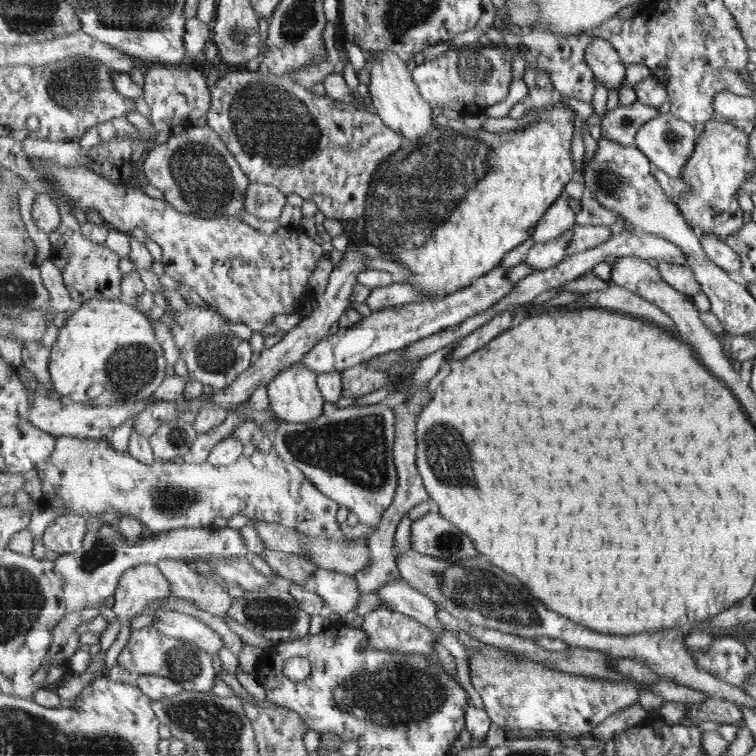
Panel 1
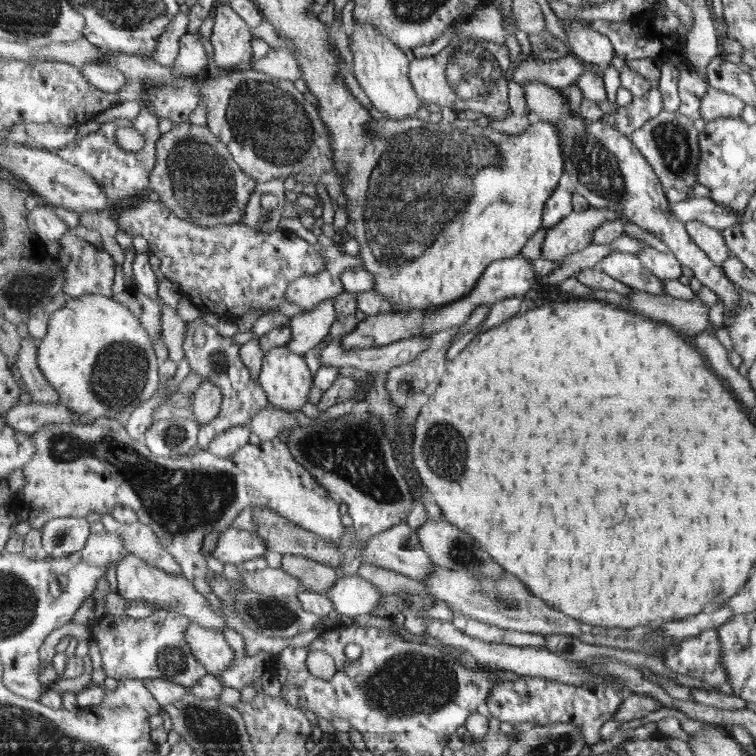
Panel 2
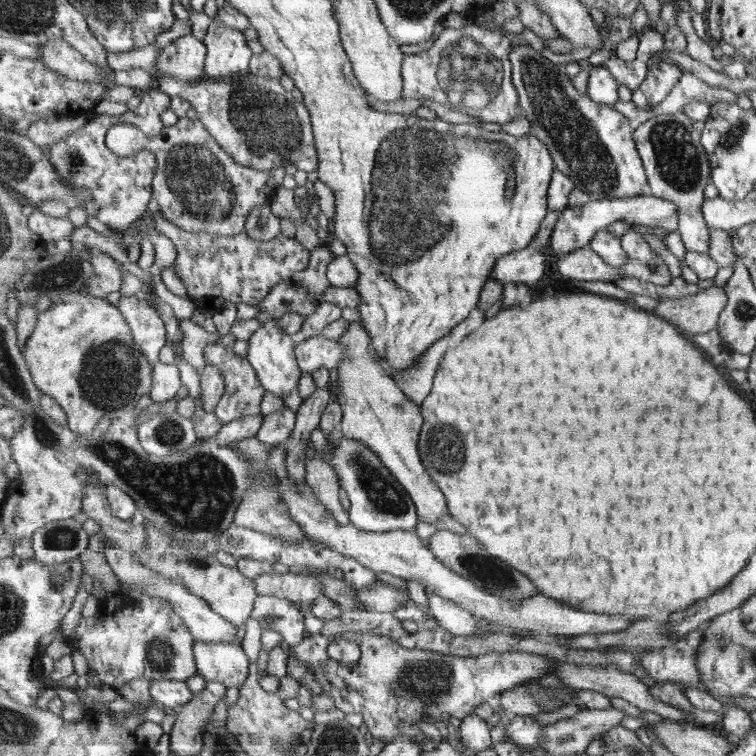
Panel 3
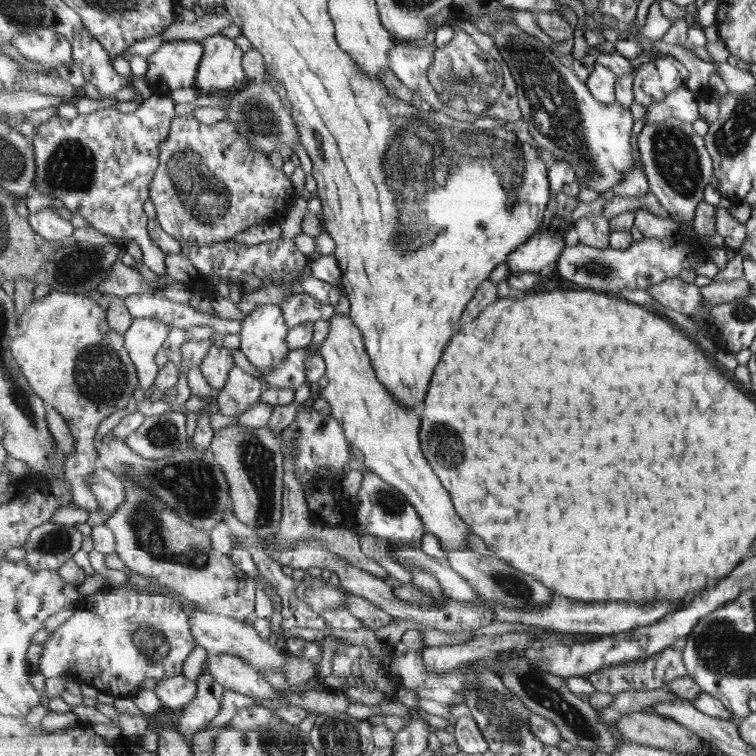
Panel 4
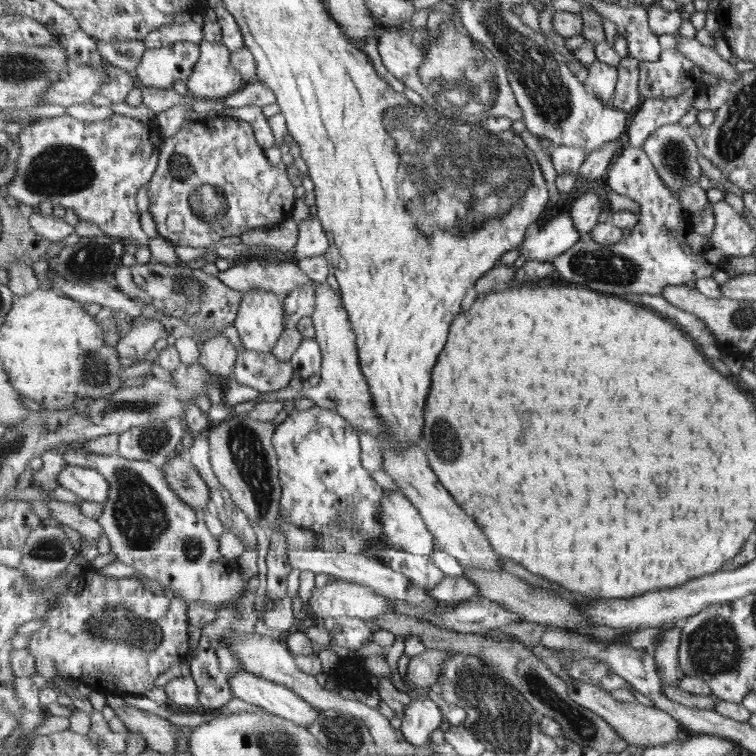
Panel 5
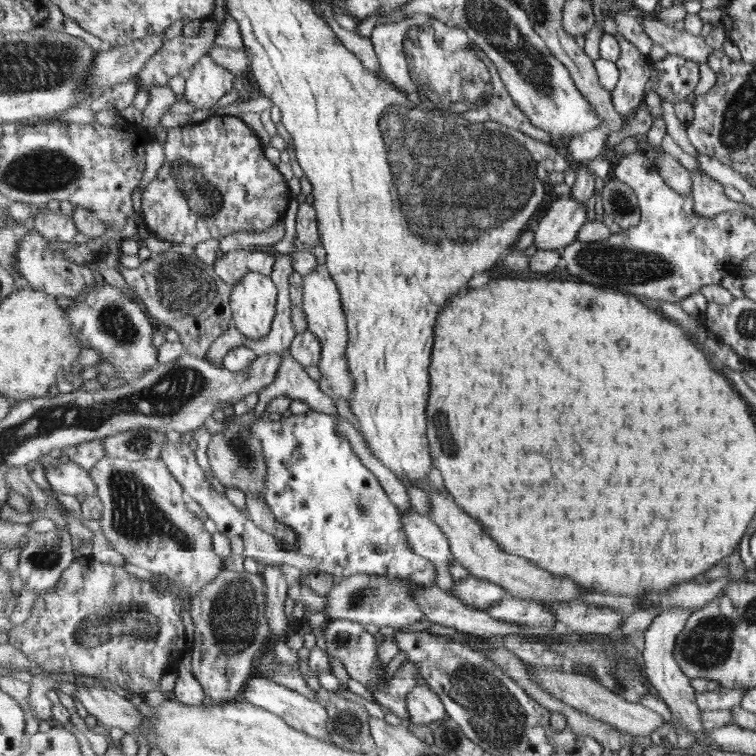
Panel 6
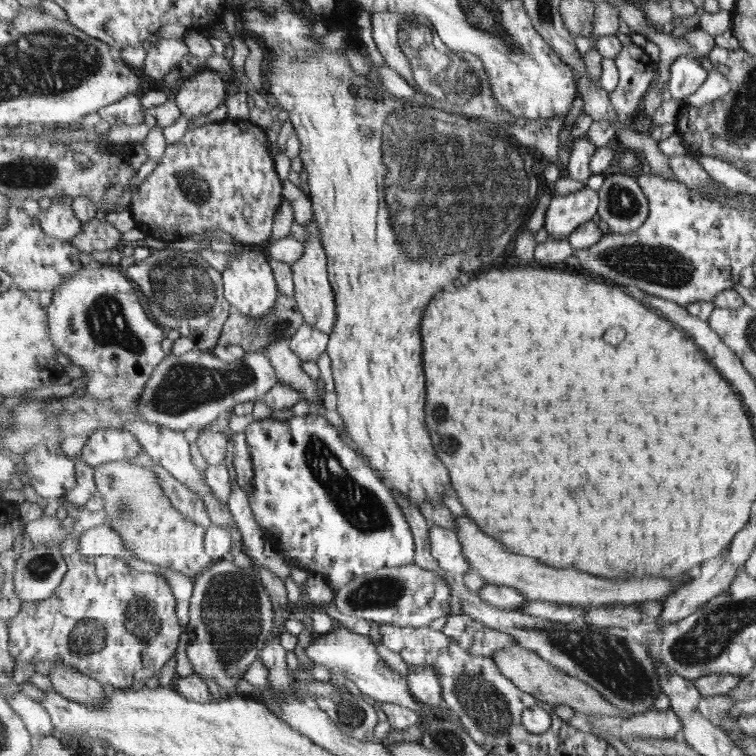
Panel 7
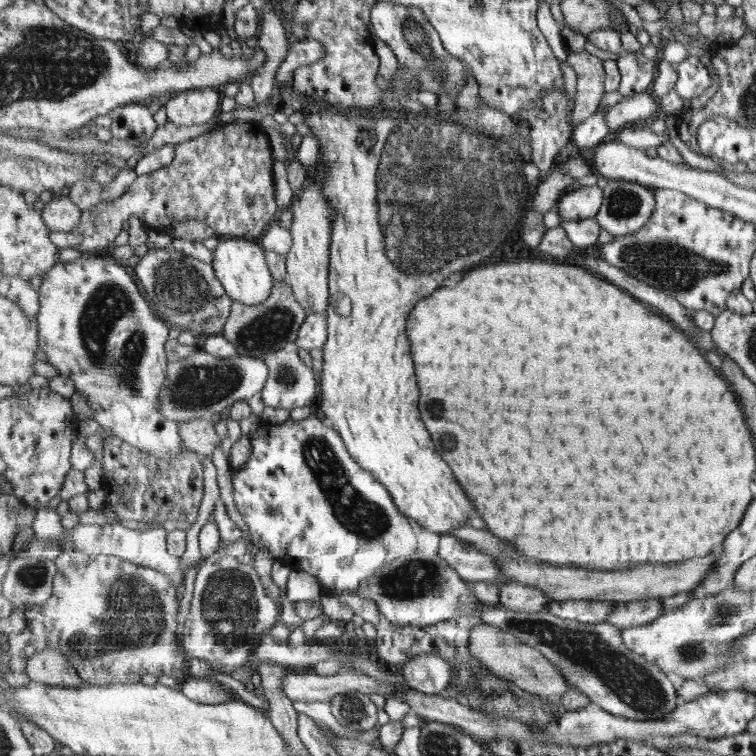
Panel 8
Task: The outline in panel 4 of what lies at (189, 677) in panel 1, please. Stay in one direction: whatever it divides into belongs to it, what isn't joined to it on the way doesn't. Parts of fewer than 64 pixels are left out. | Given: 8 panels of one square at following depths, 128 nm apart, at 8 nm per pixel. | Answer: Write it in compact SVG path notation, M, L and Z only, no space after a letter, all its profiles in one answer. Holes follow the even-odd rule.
M125 581L117 587L82 596L73 615L51 632L43 643L39 672L47 678L61 676L64 672L113 697L135 695L147 678L166 679L182 675L185 660L198 645L183 603L161 594L139 592L132 586L131 582Z

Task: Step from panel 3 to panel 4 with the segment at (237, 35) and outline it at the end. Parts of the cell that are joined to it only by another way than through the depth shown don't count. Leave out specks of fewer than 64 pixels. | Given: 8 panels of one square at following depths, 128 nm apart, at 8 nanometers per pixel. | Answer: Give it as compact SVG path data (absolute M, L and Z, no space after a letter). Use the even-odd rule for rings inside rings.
M219 33L202 43L204 54L195 88L202 94L242 90L249 80L243 67L245 51L236 40Z

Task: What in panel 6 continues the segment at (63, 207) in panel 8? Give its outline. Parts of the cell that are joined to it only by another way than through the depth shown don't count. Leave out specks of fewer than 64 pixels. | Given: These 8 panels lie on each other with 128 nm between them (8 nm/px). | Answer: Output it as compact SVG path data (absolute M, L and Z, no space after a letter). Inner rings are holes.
M43 212L37 215L32 226L51 242L68 242L72 244L73 238L79 234L73 217L67 217L62 212Z

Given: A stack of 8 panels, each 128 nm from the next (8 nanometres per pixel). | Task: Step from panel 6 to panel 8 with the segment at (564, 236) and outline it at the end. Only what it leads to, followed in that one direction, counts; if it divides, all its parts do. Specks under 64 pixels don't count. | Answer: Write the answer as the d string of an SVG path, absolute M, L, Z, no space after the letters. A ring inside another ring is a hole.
M599 186L580 187L577 190L568 190L561 200L558 202L558 214L563 226L563 221L579 221L591 218L596 218L600 212L600 208L604 203L604 188Z

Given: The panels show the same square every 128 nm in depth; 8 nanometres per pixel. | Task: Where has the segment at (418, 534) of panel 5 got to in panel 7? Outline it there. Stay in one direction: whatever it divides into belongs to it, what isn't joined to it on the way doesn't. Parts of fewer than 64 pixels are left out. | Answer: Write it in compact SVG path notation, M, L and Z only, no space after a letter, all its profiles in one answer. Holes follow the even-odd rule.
M432 524L429 542L431 542L432 556L439 565L449 574L453 574L457 581L463 582L463 574L473 569L473 566L464 556L464 546L461 544L459 534L456 534L455 530Z

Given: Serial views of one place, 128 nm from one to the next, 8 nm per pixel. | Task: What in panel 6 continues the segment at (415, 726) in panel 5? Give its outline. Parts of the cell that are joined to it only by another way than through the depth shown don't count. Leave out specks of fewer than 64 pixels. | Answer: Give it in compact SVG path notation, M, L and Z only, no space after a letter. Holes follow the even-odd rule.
M428 683L424 686L417 685L407 696L406 706L411 714L411 722L419 726L437 725L447 716L446 707L443 705L438 693Z

